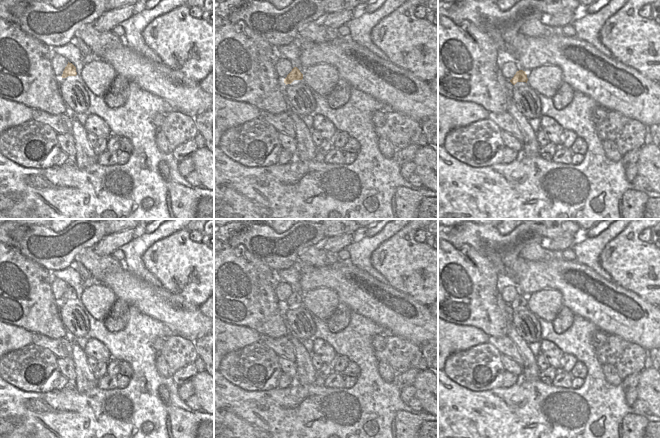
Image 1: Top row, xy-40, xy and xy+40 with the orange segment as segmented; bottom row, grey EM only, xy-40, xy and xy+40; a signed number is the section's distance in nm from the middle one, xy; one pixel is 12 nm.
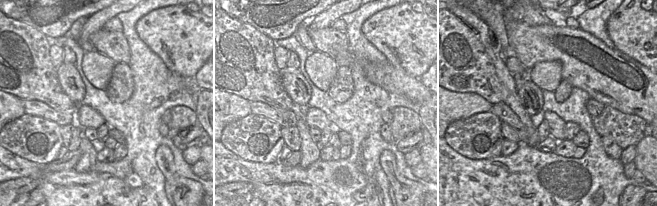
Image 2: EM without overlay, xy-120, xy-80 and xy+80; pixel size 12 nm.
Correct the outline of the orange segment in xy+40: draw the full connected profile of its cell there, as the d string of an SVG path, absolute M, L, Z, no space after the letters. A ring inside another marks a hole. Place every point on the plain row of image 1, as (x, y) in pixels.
M523 294L517 295L514 301L510 304L510 306L514 309L514 312L527 310L527 305L527 298Z

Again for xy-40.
M68 286L61 301L66 302L68 300L76 300L76 299L77 299L76 291L72 287Z

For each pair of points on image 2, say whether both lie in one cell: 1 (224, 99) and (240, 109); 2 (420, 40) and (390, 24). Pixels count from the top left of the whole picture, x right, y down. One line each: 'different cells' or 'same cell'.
1: same cell
2: same cell

